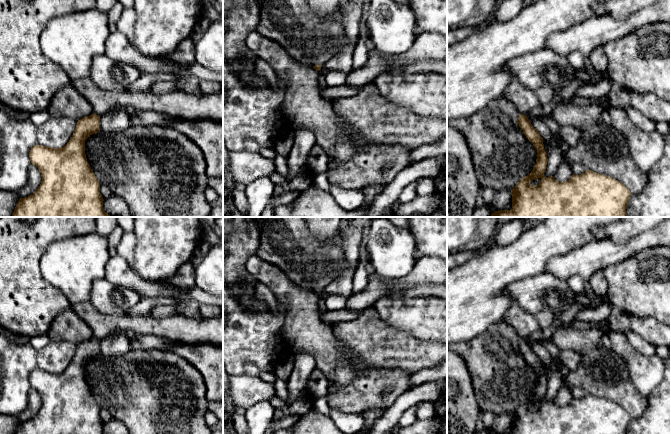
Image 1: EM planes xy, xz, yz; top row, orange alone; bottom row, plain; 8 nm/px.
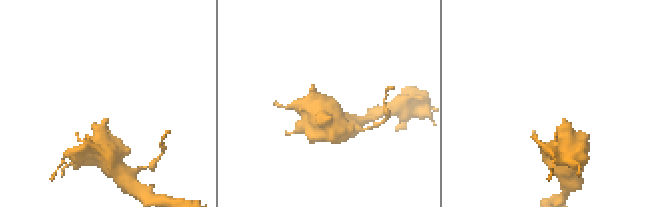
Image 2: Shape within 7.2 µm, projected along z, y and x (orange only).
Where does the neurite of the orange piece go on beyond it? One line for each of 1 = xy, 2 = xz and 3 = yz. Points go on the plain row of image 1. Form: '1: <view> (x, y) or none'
1: none
2: none
3: none

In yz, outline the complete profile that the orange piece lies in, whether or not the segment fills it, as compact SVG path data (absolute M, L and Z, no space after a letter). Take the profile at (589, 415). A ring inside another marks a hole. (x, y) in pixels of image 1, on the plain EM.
M519 338L517 347L526 362L537 374L537 383L530 398L520 403L511 414L511 434L626 434L631 416L620 405L587 393L581 399L573 398L565 406L559 406L553 400L545 401L548 382L544 373L543 362L528 341Z

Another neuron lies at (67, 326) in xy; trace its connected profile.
M71 307L55 317L47 335L50 341L66 341L76 345L94 337L91 328Z

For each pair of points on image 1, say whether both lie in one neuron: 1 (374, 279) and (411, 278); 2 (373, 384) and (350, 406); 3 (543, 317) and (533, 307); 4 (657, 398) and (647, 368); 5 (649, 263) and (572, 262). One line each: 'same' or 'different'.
1: same
2: same
3: different
4: different
5: different

